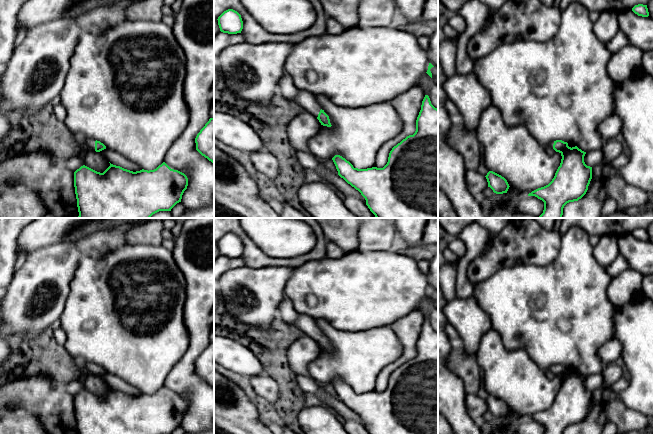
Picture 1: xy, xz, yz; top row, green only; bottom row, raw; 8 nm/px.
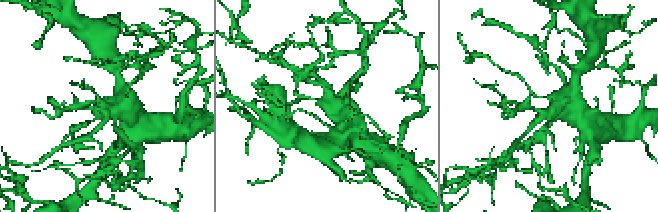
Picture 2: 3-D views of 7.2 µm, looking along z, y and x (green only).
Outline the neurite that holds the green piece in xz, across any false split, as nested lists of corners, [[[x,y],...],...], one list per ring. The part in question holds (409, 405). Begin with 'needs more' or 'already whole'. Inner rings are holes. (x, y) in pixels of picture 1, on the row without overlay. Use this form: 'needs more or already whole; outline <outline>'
already whole; outline [[[425,319],[415,357],[392,372],[383,392],[354,392],[340,379],[332,384],[338,399],[361,417],[370,434],[438,434],[438,333]]]

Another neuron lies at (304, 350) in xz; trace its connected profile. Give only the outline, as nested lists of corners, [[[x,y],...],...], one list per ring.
[[[303,336],[290,345],[287,350],[289,366],[298,376],[311,377],[308,364],[320,354],[321,348],[317,341],[309,336]]]

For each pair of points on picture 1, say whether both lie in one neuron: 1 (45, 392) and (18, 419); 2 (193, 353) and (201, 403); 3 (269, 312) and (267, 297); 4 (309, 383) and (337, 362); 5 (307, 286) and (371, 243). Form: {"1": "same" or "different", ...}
{"1": "different", "2": "same", "3": "same", "4": "different", "5": "different"}

